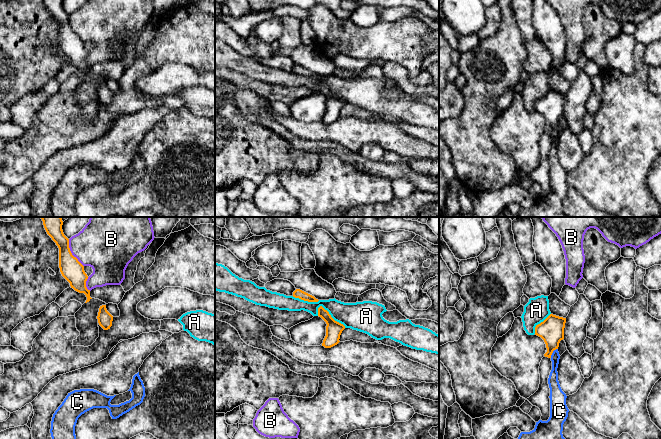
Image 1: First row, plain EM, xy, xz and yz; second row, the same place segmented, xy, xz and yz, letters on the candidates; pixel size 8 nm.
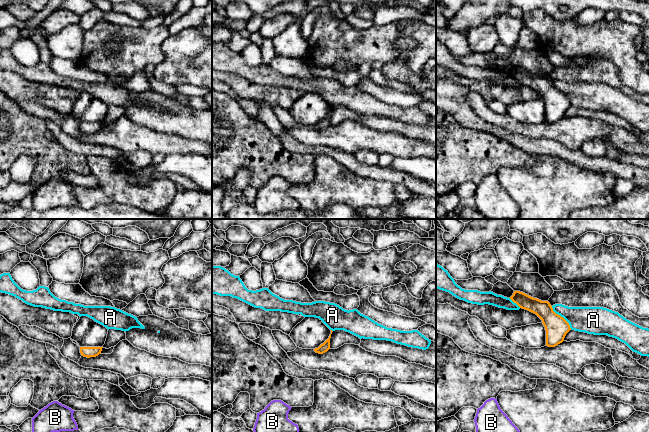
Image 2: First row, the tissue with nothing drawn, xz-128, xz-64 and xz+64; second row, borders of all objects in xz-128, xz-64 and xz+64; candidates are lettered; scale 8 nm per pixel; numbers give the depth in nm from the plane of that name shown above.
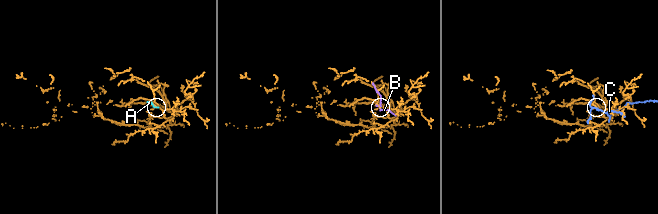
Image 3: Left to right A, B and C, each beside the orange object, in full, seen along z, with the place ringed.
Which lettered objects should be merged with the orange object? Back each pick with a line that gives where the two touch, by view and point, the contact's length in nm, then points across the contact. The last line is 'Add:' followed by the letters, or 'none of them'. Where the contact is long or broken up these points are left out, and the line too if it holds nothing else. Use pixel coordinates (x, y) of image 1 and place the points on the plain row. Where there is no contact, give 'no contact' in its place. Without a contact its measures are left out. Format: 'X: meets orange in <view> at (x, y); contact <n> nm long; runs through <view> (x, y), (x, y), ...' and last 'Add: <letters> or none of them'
Add: none of them

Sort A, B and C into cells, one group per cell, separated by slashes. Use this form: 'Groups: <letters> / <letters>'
Groups: A / B / C

